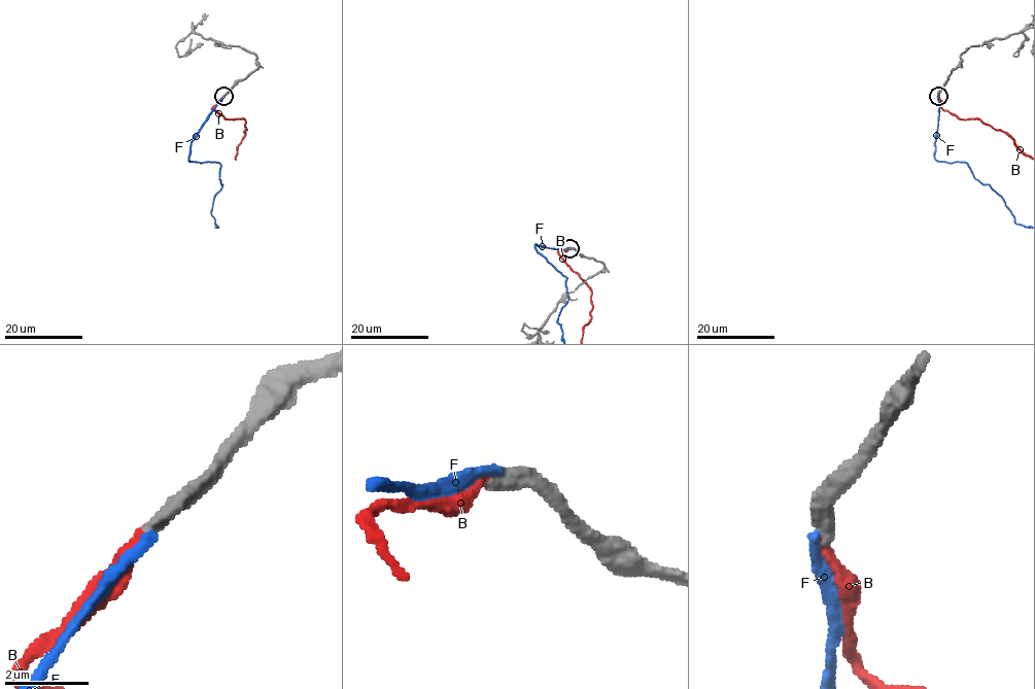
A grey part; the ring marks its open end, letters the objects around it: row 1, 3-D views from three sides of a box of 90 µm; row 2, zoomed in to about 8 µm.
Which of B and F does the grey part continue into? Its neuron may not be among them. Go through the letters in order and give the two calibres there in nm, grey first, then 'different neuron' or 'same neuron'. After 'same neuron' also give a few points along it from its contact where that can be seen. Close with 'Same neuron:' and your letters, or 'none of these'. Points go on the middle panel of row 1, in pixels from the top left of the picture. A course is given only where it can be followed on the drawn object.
B: calibres 400 and 280 nm; same neuron
F: calibres 420 and 260 nm; different neuron
Same neuron: B

